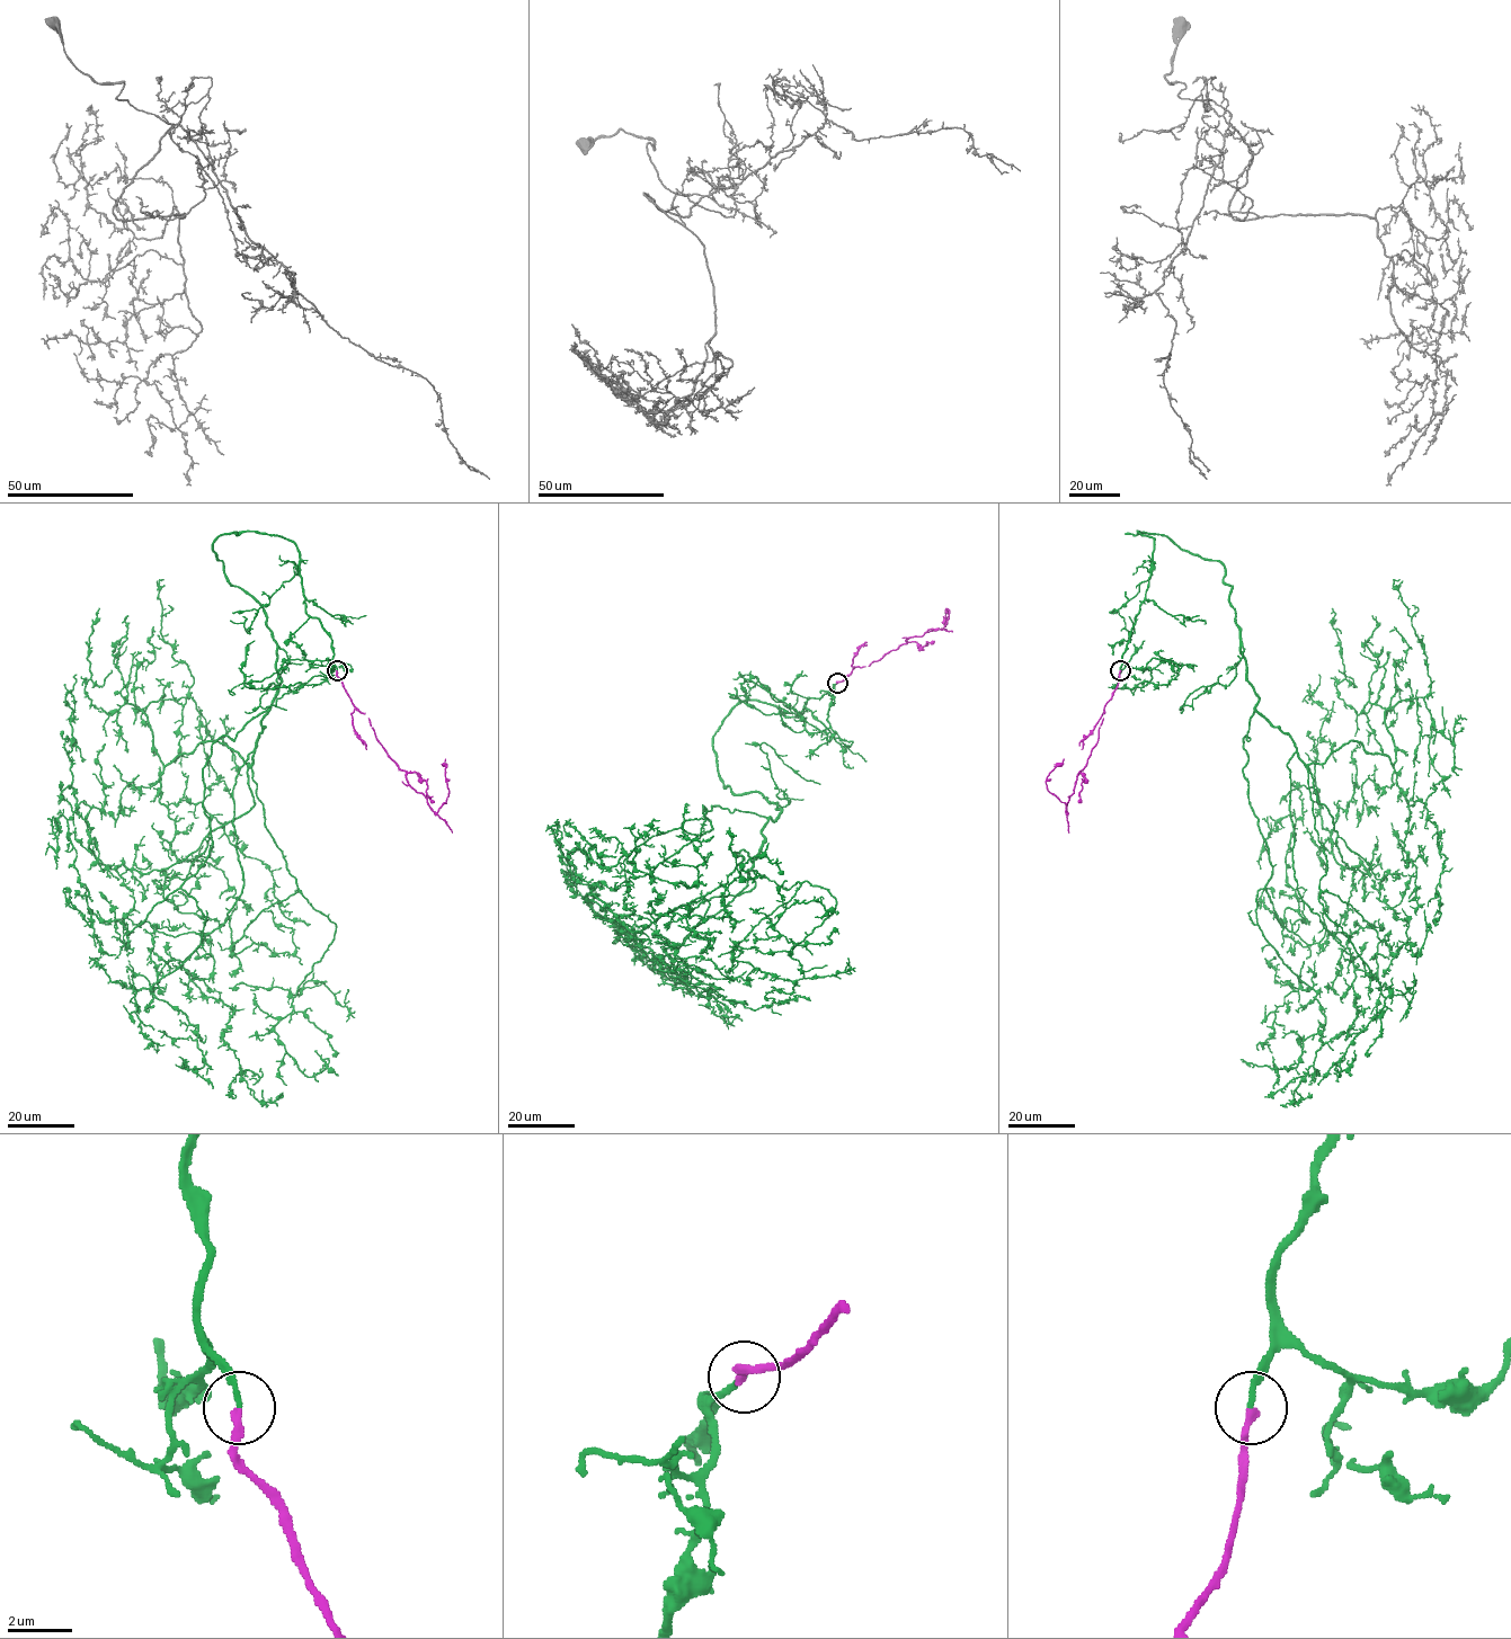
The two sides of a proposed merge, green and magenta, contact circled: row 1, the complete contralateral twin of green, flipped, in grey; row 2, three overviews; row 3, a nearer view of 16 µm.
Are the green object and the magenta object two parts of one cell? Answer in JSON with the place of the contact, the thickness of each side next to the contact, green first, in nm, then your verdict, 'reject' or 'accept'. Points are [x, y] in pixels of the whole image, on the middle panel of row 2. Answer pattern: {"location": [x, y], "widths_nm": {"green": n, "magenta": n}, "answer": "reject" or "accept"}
{"location": [837, 683], "widths_nm": {"green": 150, "magenta": 220}, "answer": "accept"}

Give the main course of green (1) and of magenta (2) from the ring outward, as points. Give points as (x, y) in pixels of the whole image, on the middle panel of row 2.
1: (837, 683), (723, 720), (723, 787), (781, 812), (703, 805), (650, 874), (689, 888), (687, 803)
2: (837, 683), (855, 667), (869, 665), (907, 639), (942, 629), (949, 611), (947, 608), (945, 626)

